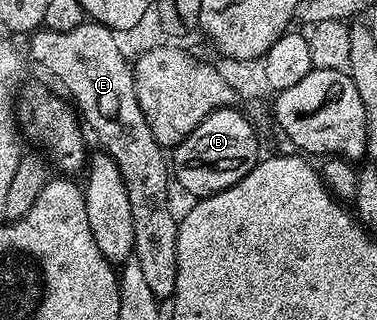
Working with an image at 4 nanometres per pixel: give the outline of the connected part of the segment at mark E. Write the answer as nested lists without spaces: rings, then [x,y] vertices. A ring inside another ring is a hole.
[[[86,19],[81,26],[73,31],[53,31],[40,28],[28,34],[29,55],[28,60],[42,65],[67,92],[75,106],[80,120],[87,126],[88,132],[97,136],[97,141],[104,152],[115,159],[119,167],[119,175],[123,175],[123,187],[127,187],[127,199],[131,199],[131,223],[135,223],[135,243],[133,251],[140,270],[143,271],[144,280],[148,282],[151,291],[158,299],[172,298],[177,278],[177,226],[178,214],[173,214],[169,206],[169,181],[171,185],[171,161],[166,150],[151,135],[151,126],[139,107],[139,99],[135,91],[133,66],[130,58],[125,58],[121,45],[117,42],[118,34],[98,21]]]

